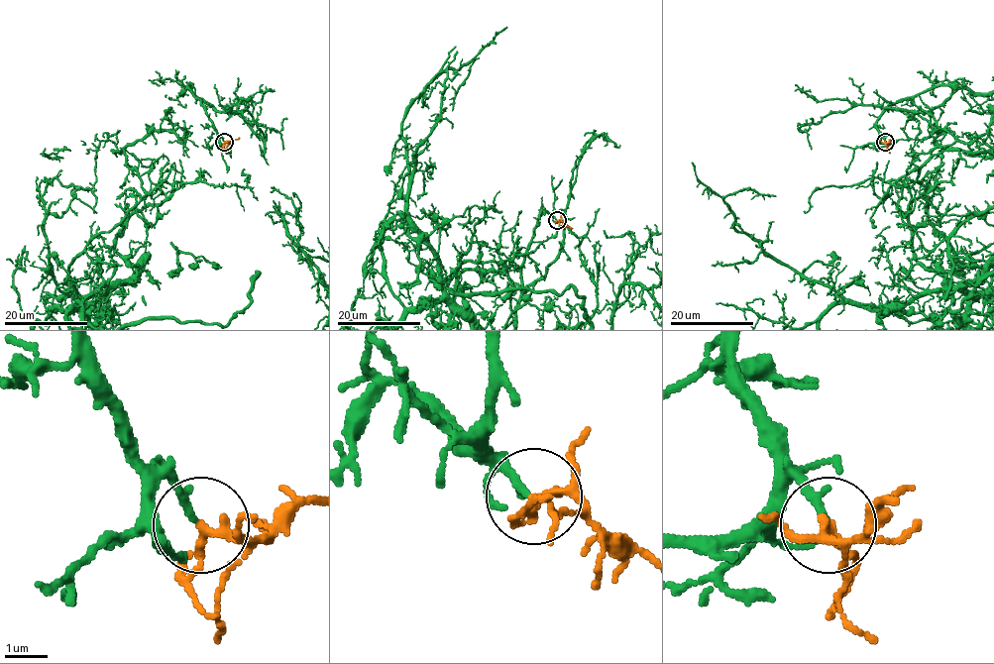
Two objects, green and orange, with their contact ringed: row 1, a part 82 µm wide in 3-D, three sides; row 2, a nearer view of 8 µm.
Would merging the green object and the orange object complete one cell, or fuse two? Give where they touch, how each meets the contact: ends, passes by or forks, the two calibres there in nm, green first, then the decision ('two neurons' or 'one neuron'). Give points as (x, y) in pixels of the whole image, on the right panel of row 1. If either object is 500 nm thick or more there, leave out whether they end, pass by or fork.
(885, 142) | green ends | orange forks | 180/150 nm | one neuron

